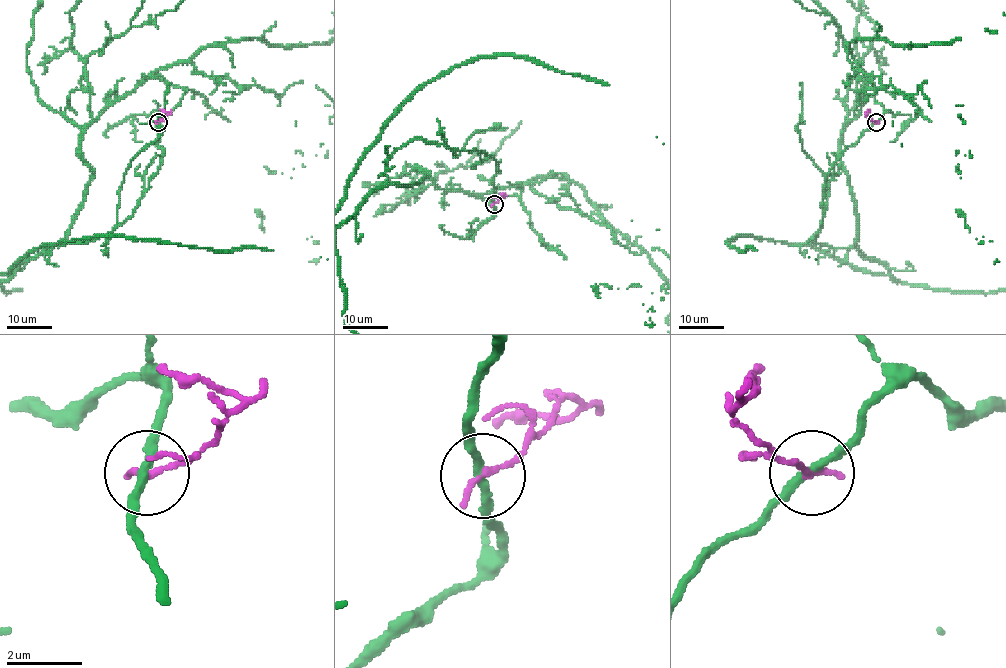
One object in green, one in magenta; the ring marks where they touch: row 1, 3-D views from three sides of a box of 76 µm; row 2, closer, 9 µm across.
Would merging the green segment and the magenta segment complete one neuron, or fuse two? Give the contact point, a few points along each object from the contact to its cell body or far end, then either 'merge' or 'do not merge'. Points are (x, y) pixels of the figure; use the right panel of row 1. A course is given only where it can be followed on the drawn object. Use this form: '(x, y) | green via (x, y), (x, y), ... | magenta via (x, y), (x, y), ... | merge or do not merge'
(876, 122) | magenta via (876, 122), (867, 115), (870, 109) | do not merge

